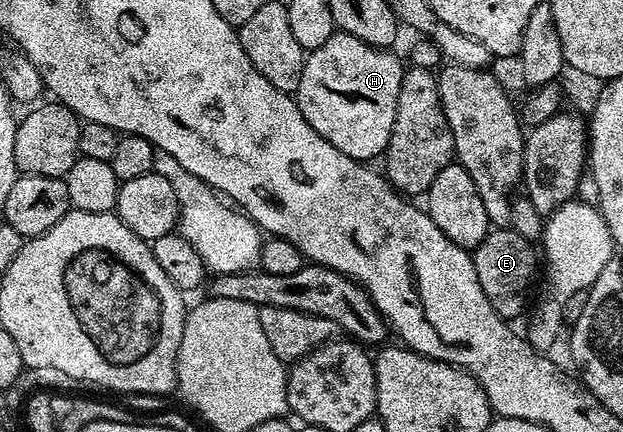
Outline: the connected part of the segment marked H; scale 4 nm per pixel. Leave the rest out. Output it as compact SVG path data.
M335 31L323 47L312 50L305 58L303 79L299 79L299 87L295 100L299 111L303 111L303 119L331 143L331 147L339 147L343 155L362 163L372 162L372 157L380 158L391 139L391 127L395 127L395 107L399 103L399 87L405 74L403 61L389 49L376 49L374 45L363 43L363 39L355 39L355 35L347 35Z

